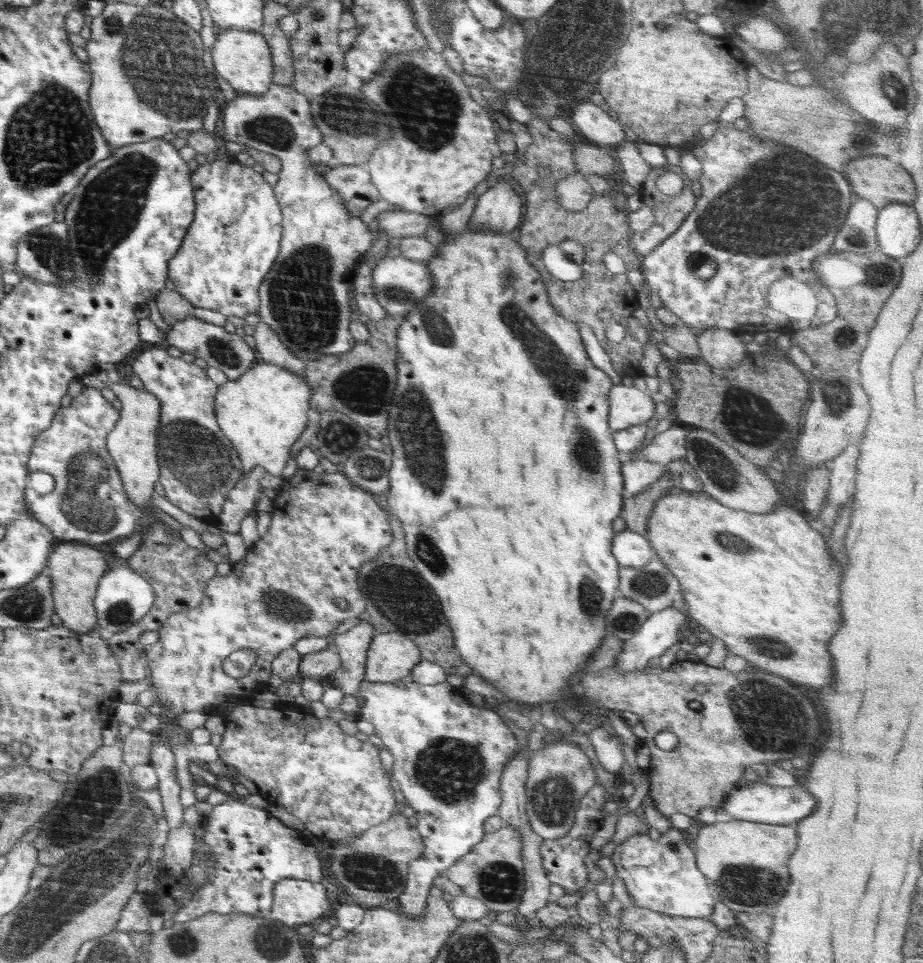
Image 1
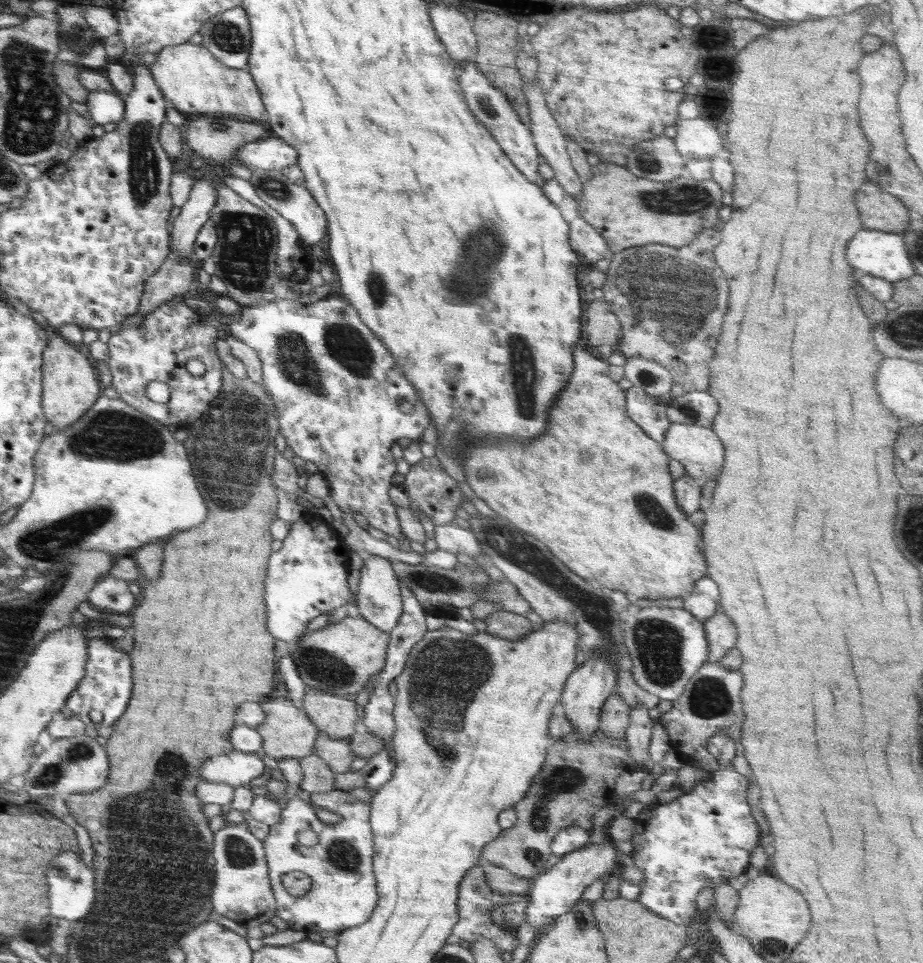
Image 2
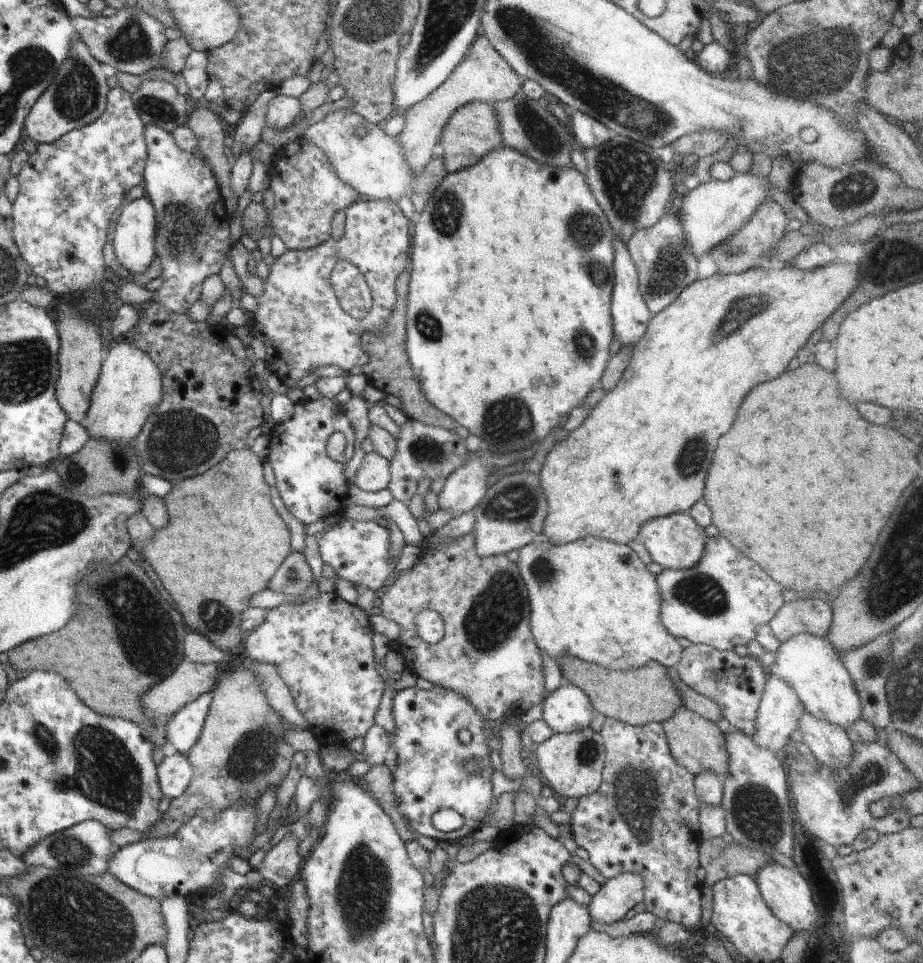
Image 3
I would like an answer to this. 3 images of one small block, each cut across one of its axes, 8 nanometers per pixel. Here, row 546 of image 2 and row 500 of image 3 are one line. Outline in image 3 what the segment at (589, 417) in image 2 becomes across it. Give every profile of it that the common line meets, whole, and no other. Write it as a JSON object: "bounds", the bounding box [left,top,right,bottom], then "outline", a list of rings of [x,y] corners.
{"bounds":[538,262,860,546],"outline":[[[832,262],[832,264],[826,264],[824,268],[810,270],[810,272],[798,270],[794,264],[762,265],[742,273],[715,273],[704,280],[696,280],[687,288],[684,288],[670,306],[666,306],[664,310],[651,316],[646,332],[634,344],[630,363],[616,382],[616,386],[598,402],[579,428],[570,432],[562,442],[556,442],[556,446],[548,452],[538,474],[540,490],[544,492],[544,498],[546,504],[548,504],[540,538],[548,541],[548,544],[554,544],[554,546],[574,542],[587,536],[627,545],[634,540],[638,541],[640,528],[648,520],[674,513],[688,513],[696,502],[702,500],[705,478],[712,462],[712,456],[714,456],[714,450],[716,450],[716,442],[734,424],[736,410],[742,404],[744,396],[752,390],[752,386],[756,386],[760,382],[774,380],[776,376],[785,373],[790,362],[796,358],[797,352],[806,347],[812,334],[818,334],[821,331],[826,318],[850,297],[850,294],[857,289],[860,280],[858,263]]]}

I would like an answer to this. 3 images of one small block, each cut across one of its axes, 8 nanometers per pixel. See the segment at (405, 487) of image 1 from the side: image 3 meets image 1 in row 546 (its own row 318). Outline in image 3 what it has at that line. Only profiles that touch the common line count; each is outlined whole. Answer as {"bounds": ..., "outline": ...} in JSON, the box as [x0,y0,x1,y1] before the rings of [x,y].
{"bounds":[406,145,615,454],"outline":[[[502,145],[486,154],[474,166],[448,173],[428,198],[418,222],[411,225],[409,261],[410,282],[406,302],[406,352],[409,366],[424,398],[452,418],[463,434],[481,438],[481,447],[485,446],[490,454],[520,454],[528,448],[538,447],[548,432],[560,426],[575,407],[583,405],[588,394],[598,386],[611,358],[609,350],[613,334],[610,304],[615,276],[614,244],[612,228],[578,170],[552,168]]]}

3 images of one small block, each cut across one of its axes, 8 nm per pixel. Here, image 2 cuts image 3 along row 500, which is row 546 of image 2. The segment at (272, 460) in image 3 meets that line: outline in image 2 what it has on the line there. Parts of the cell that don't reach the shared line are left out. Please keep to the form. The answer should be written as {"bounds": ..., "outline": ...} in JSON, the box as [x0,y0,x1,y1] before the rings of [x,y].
{"bounds":[264,510,350,644],"outline":[[[308,510],[301,521],[290,522],[282,548],[270,555],[264,588],[268,608],[268,632],[277,640],[294,644],[307,629],[309,621],[324,612],[350,602],[348,587],[349,549],[332,525],[316,520]]]}

